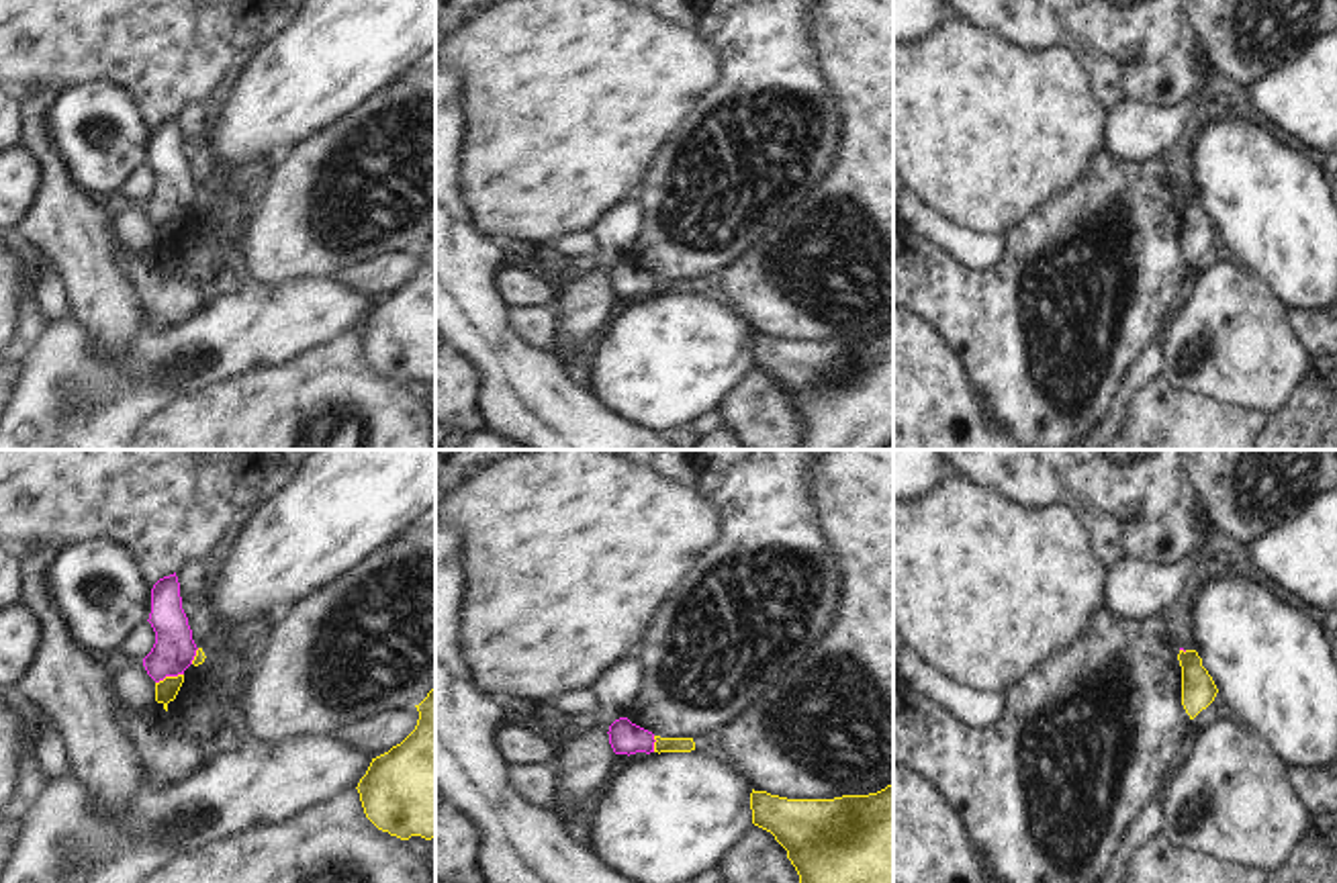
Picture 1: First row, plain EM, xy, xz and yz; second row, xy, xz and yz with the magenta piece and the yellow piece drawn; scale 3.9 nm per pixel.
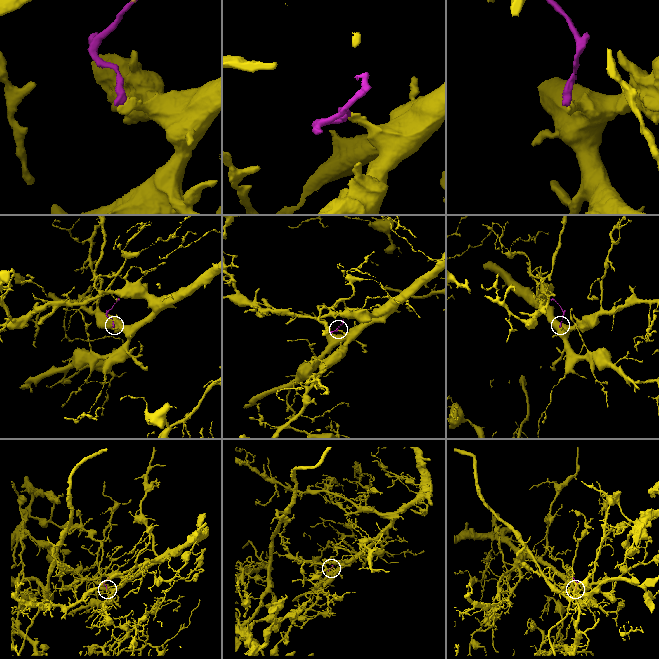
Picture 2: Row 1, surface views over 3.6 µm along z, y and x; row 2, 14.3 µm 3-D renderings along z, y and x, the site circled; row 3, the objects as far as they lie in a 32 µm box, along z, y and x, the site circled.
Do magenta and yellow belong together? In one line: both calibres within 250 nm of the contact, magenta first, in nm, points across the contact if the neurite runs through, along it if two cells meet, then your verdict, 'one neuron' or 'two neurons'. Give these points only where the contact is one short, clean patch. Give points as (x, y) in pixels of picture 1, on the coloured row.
160 nm thick on the magenta side, 90 nm on the other; border along xy (182, 673), (168, 675), (156, 683); two neurons

